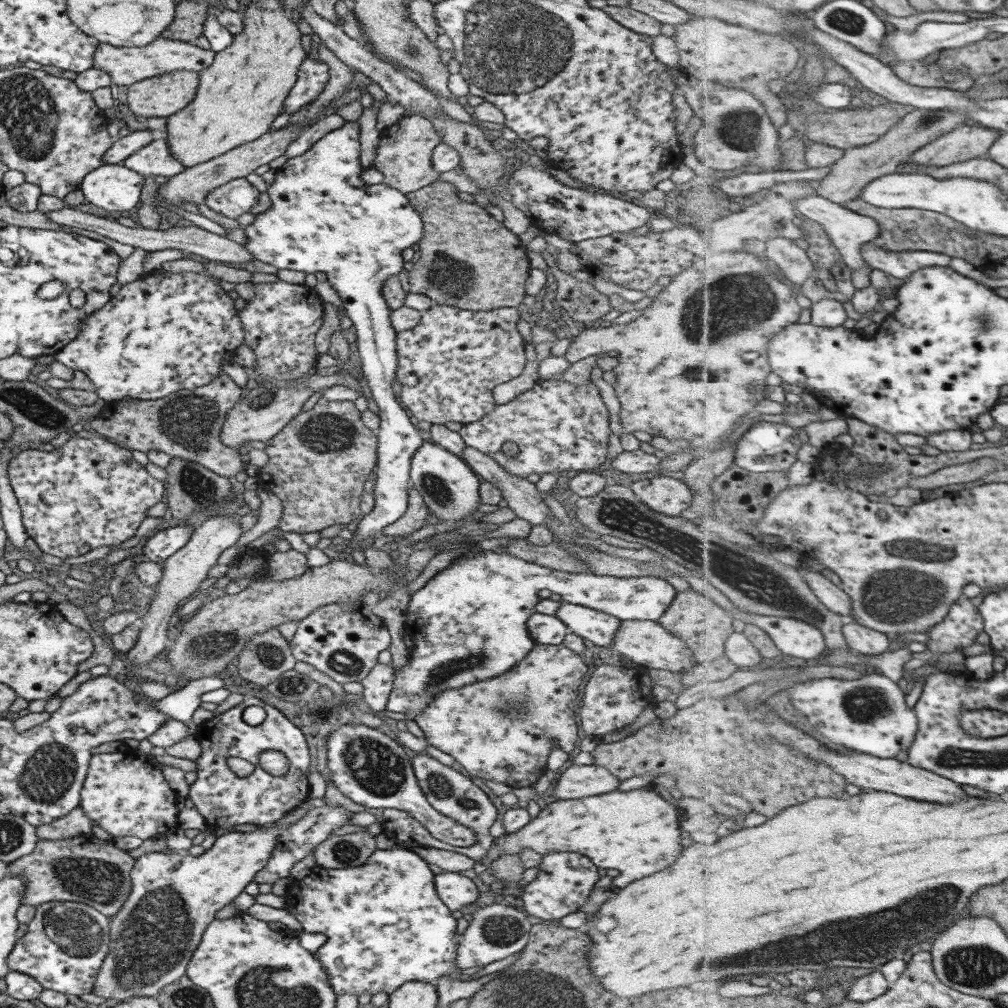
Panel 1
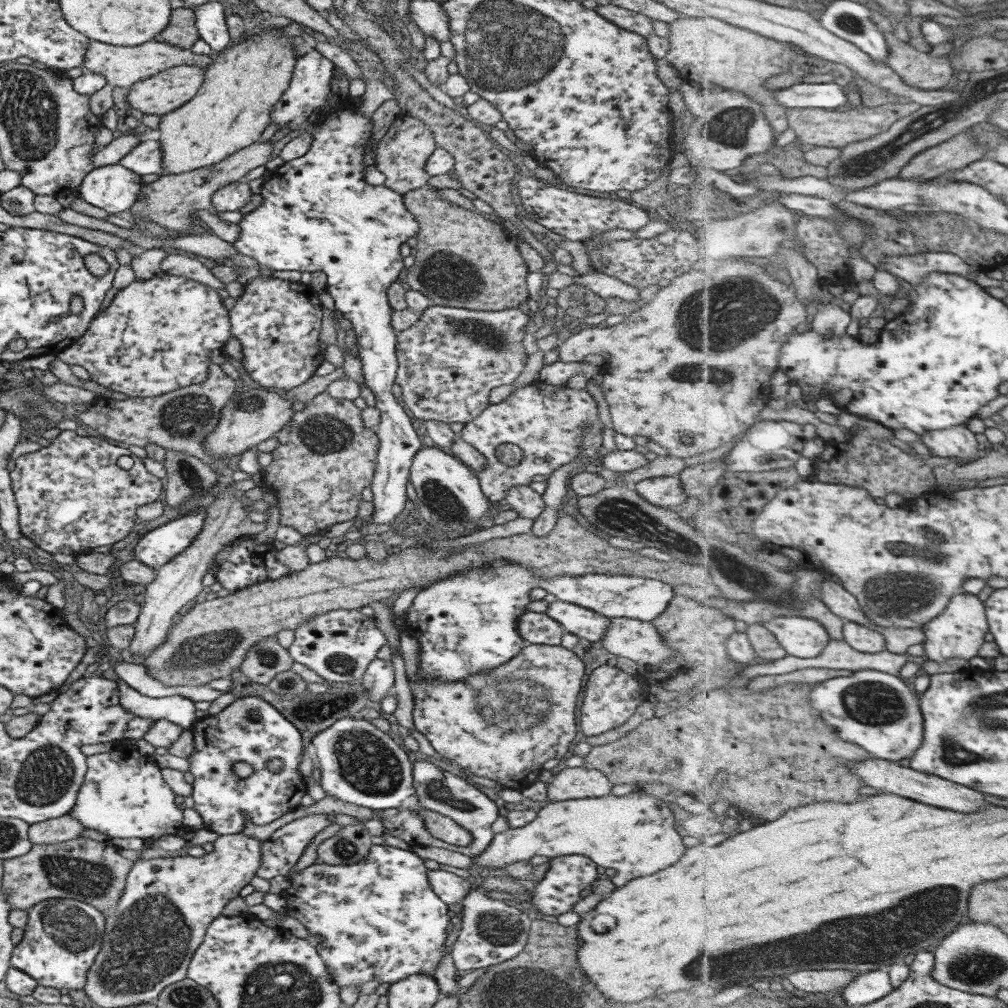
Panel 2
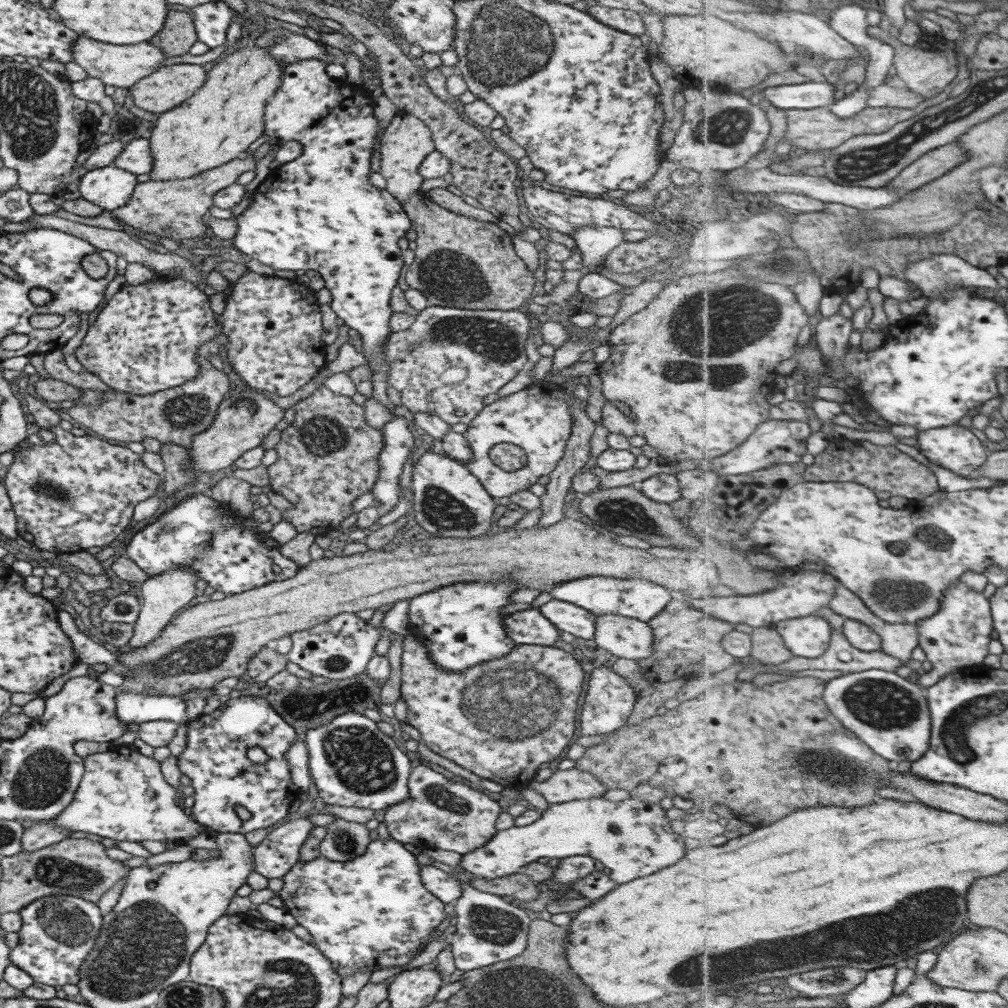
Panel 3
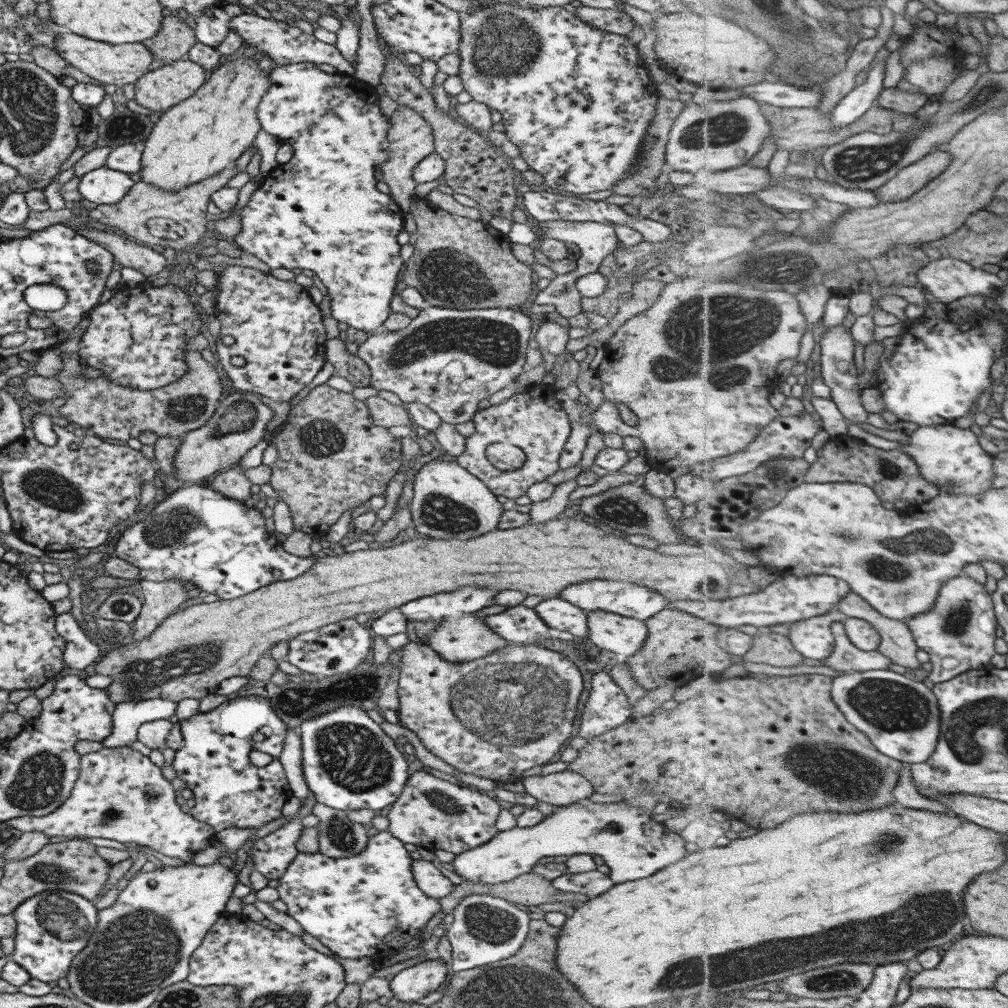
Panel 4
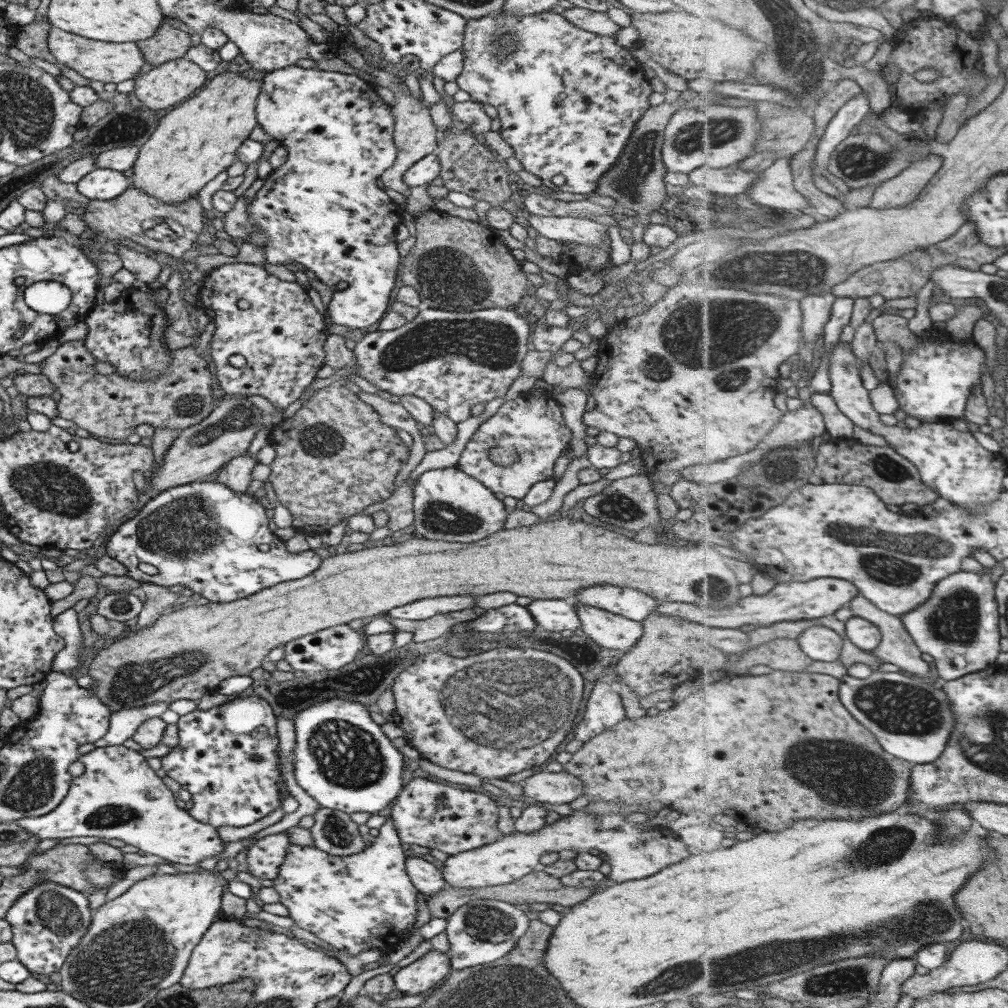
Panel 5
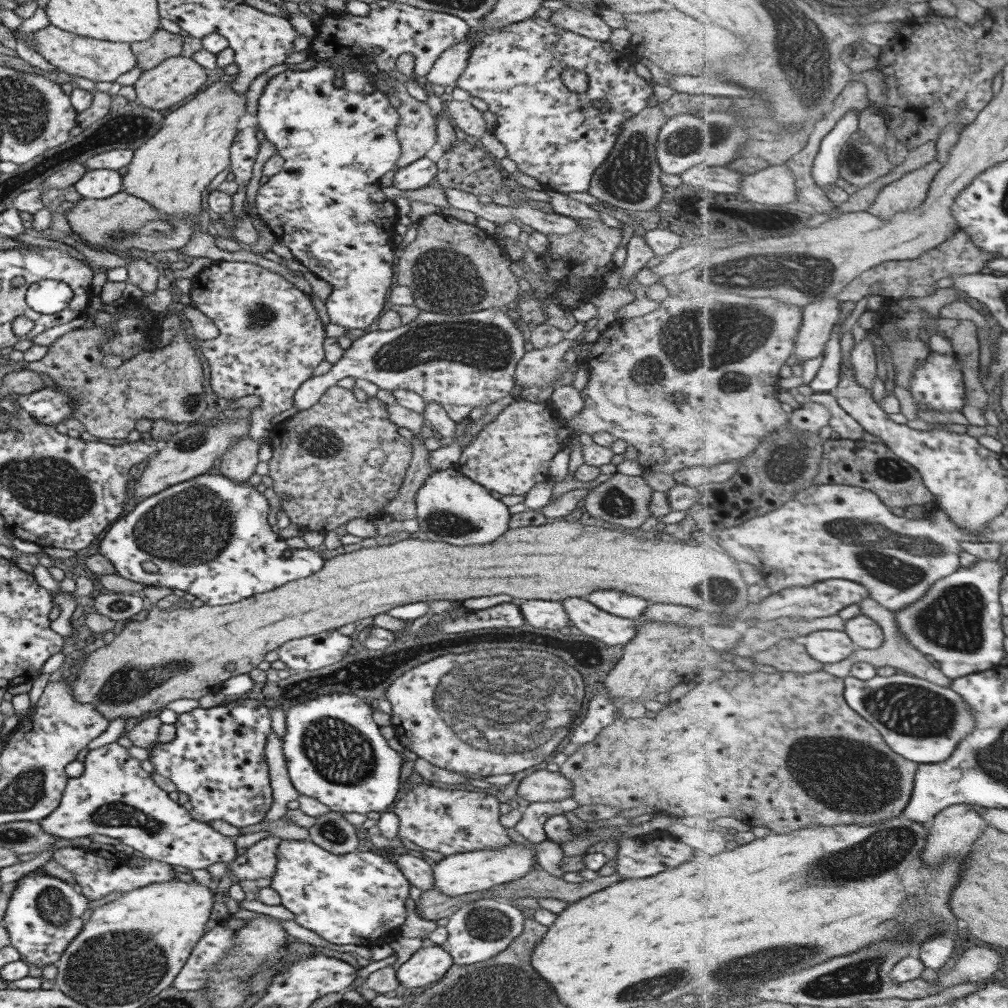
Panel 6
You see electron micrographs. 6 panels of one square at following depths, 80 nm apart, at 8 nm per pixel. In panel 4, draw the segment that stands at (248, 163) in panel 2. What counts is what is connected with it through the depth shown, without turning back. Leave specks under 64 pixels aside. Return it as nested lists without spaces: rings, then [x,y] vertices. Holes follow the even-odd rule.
[[[235,163],[229,164],[222,172],[201,180],[196,184],[185,186],[182,190],[162,190],[156,188],[153,184],[146,184],[145,182],[137,182],[132,185],[132,188],[123,196],[117,203],[114,204],[101,204],[97,205],[94,210],[88,212],[88,216],[92,220],[97,220],[106,226],[109,226],[110,232],[115,232],[125,236],[132,236],[136,238],[136,242],[144,242],[147,247],[156,242],[156,238],[152,238],[148,234],[148,222],[152,218],[168,218],[174,220],[178,224],[182,224],[186,228],[186,236],[180,240],[174,240],[172,244],[168,244],[168,248],[178,251],[178,246],[184,244],[184,251],[188,250],[191,246],[196,245],[206,234],[206,220],[207,204],[211,199],[211,194],[221,189],[225,184],[237,173]]]

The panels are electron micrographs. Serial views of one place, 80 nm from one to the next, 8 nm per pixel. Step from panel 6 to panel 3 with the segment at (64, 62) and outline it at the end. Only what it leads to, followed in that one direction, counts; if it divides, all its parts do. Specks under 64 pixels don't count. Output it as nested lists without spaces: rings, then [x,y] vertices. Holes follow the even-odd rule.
[[[79,36],[71,44],[71,53],[73,61],[78,66],[82,66],[88,76],[99,78],[105,86],[115,86],[116,89],[128,88],[129,90],[138,80],[146,78],[146,76],[162,67],[164,60],[170,57],[165,56],[157,45],[149,42],[117,45],[98,42],[83,36]]]

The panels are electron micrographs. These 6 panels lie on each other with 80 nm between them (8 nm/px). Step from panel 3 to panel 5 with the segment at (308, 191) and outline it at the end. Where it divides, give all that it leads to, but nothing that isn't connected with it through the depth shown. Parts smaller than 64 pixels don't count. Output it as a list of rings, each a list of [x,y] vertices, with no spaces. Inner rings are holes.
[[[291,65],[265,74],[261,93],[257,98],[255,113],[257,124],[263,127],[268,136],[271,136],[286,149],[287,159],[282,166],[273,171],[273,174],[267,178],[251,201],[247,214],[255,231],[252,236],[242,242],[248,242],[250,246],[253,244],[258,246],[264,252],[266,262],[272,265],[287,265],[297,262],[312,271],[322,284],[330,287],[336,286],[332,299],[327,306],[327,314],[334,323],[340,324],[340,326],[348,326],[350,330],[368,328],[368,326],[376,324],[388,311],[388,304],[392,298],[392,290],[396,284],[398,265],[400,264],[396,233],[398,226],[402,223],[402,216],[400,215],[402,209],[376,186],[377,178],[394,164],[398,154],[398,149],[393,142],[395,118],[391,107],[384,103],[384,100],[378,95],[374,84],[366,83],[355,74],[304,69]]]

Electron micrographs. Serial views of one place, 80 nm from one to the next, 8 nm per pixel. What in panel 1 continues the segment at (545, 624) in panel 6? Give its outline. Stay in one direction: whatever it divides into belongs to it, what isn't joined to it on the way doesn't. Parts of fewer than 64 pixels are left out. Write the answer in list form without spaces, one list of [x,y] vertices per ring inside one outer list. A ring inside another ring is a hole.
[[[566,602],[558,608],[555,615],[560,620],[564,621],[564,624],[566,624],[570,632],[577,634],[582,638],[586,638],[586,640],[590,640],[590,642],[593,642],[598,646],[609,648],[611,646],[611,642],[613,641],[614,635],[617,633],[618,627],[622,622],[619,618],[606,614],[605,612],[600,612],[598,610]]]

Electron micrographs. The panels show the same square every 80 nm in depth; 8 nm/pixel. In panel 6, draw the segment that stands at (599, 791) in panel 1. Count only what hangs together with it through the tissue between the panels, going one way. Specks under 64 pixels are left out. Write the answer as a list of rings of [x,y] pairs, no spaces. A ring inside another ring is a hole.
[[[538,770],[529,776],[520,776],[516,792],[528,802],[556,802],[571,797],[571,782],[560,772]]]

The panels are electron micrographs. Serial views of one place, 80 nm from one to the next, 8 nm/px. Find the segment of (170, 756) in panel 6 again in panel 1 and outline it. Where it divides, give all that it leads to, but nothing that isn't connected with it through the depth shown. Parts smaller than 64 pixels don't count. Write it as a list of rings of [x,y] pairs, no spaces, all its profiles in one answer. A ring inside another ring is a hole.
[[[249,697],[244,699],[238,706],[197,726],[193,736],[200,742],[202,754],[195,761],[197,778],[190,785],[188,797],[206,820],[208,828],[232,832],[235,826],[242,824],[268,826],[308,798],[312,758],[306,738],[301,729],[283,716],[282,712],[262,700]],[[250,706],[260,706],[266,711],[266,719],[262,724],[250,726],[244,722],[243,712]],[[268,750],[282,752],[289,759],[289,773],[284,777],[271,776],[258,766],[258,755]],[[230,757],[244,759],[257,767],[250,776],[238,777],[226,763]]]

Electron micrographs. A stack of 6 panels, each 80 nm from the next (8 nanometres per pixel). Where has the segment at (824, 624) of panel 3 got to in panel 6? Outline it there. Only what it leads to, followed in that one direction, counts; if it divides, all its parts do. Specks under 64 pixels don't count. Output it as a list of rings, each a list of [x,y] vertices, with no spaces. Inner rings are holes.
[[[846,629],[844,631],[818,630],[810,633],[806,638],[806,646],[810,654],[826,664],[848,660],[860,648]]]

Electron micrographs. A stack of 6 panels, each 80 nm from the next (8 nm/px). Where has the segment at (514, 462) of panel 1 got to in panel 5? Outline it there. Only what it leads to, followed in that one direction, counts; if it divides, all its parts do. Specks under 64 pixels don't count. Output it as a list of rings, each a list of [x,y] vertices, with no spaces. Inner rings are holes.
[[[527,393],[514,400],[504,401],[498,411],[478,427],[466,443],[456,466],[500,497],[524,499],[533,484],[554,475],[554,463],[560,452],[569,448],[572,437],[572,431],[565,423],[553,393]],[[497,446],[513,448],[517,461],[510,466],[495,463],[490,458],[490,451]]]

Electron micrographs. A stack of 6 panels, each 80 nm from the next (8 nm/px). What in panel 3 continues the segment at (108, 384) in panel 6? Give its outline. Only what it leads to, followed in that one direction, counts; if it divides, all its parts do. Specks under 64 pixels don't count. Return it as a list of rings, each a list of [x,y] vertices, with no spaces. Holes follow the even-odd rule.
[[[196,356],[196,361],[200,365],[199,373],[188,383],[149,395],[128,394],[114,389],[105,391],[81,389],[81,396],[74,400],[75,406],[68,409],[67,412],[76,422],[92,429],[91,432],[96,432],[105,440],[112,439],[129,443],[142,442],[143,438],[150,437],[164,444],[179,444],[189,450],[193,436],[204,432],[215,419],[219,404],[224,400],[230,388],[230,380],[224,371],[212,366],[204,356]]]

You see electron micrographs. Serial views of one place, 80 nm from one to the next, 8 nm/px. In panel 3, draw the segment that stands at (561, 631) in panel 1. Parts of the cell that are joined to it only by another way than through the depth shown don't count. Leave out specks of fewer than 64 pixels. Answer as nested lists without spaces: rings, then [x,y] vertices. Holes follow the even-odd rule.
[[[536,608],[504,615],[505,633],[516,645],[553,646],[561,632]]]

